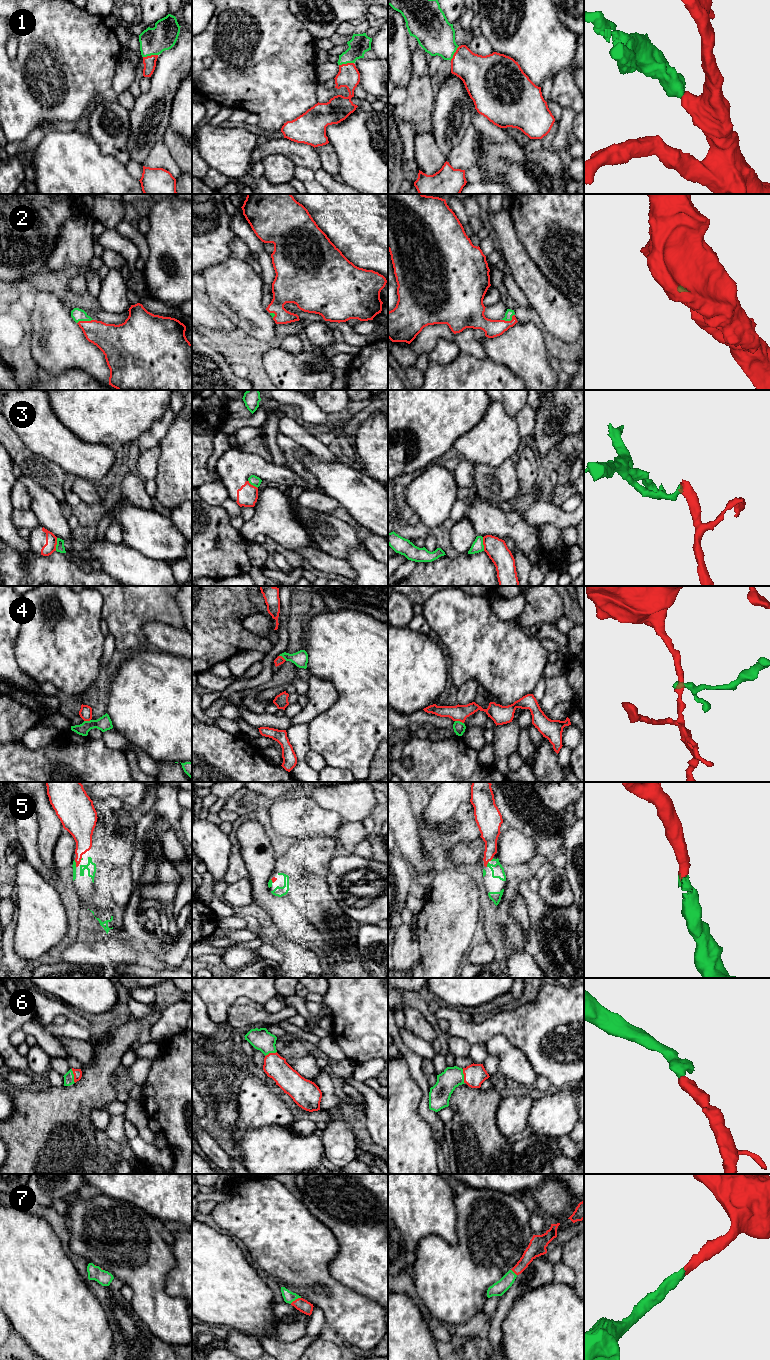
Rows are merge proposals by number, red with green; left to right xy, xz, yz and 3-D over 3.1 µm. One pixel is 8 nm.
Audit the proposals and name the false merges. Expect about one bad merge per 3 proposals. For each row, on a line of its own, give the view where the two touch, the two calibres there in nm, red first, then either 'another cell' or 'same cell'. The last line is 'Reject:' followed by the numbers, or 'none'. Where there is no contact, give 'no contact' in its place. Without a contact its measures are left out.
1: meets red in xy; 100 nm thick on the red side, 220 nm on the other; same cell
2: meets red in xy; 240 nm thick on the red side, 100 nm on the other; same cell
3: meets red in yz; 170 nm thick on the red side, 90 nm on the other; another cell
4: meets red in yz; 130 nm thick on the red side, 100 nm on the other; another cell
5: meets red in yz; 150 nm thick on the red side, 100 nm on the other; same cell
6: meets red in yz; 180 nm thick on the red side, 170 nm on the other; same cell
7: meets red in xz; 100 nm thick on the red side, 90 nm on the other; same cell
Reject: 3, 4

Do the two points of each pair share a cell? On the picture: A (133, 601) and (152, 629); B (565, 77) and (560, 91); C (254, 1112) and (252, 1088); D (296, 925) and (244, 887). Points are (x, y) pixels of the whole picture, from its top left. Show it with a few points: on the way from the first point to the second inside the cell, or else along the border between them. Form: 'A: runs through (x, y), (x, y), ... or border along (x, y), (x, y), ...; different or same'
A: border along (170, 624), (146, 622), (142, 632), (147, 646); different
B: runs through (564, 80), (563, 88); same
C: runs through (254, 1106), (252, 1094); same
D: border along (248, 878), (254, 901); different

